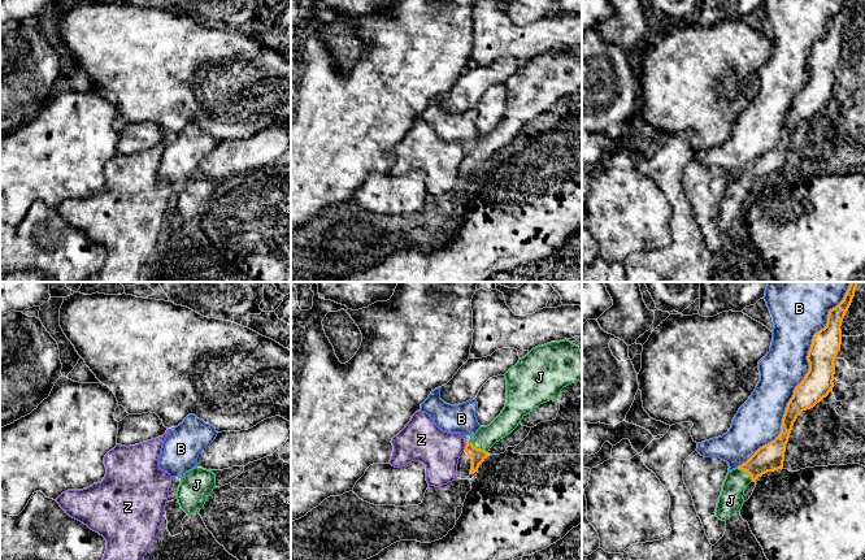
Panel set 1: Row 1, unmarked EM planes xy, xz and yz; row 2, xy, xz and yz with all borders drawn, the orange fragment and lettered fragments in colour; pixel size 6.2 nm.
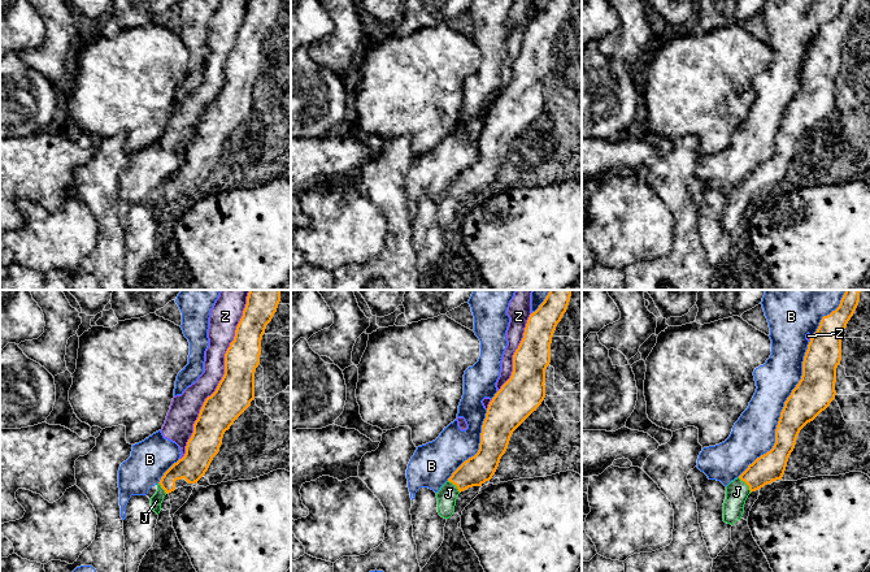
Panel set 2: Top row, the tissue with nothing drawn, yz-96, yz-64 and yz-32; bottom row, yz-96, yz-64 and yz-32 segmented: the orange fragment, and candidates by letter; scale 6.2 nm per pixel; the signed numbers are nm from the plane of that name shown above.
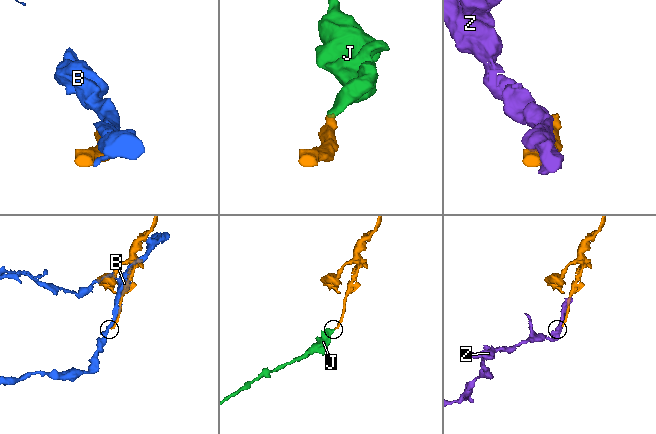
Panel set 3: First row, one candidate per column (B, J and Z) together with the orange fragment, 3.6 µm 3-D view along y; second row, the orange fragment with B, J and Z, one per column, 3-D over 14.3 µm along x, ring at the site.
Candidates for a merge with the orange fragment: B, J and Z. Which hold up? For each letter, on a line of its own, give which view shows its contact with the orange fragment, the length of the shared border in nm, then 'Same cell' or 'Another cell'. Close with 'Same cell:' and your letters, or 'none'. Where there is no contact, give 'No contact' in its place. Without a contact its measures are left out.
B: Touches orange in yz. Shared border 1350 nm. Another cell
J: Touches orange in xz. Shared border 140 nm. Same cell
Z: Touches orange in xz. Shared border 50 nm. Another cell
Same cell: J

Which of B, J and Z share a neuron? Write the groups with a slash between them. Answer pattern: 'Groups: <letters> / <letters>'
Groups: B / J / Z

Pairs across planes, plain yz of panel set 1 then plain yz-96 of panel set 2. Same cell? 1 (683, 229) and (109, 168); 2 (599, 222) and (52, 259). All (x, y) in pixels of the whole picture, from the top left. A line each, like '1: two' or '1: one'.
1: one
2: one

